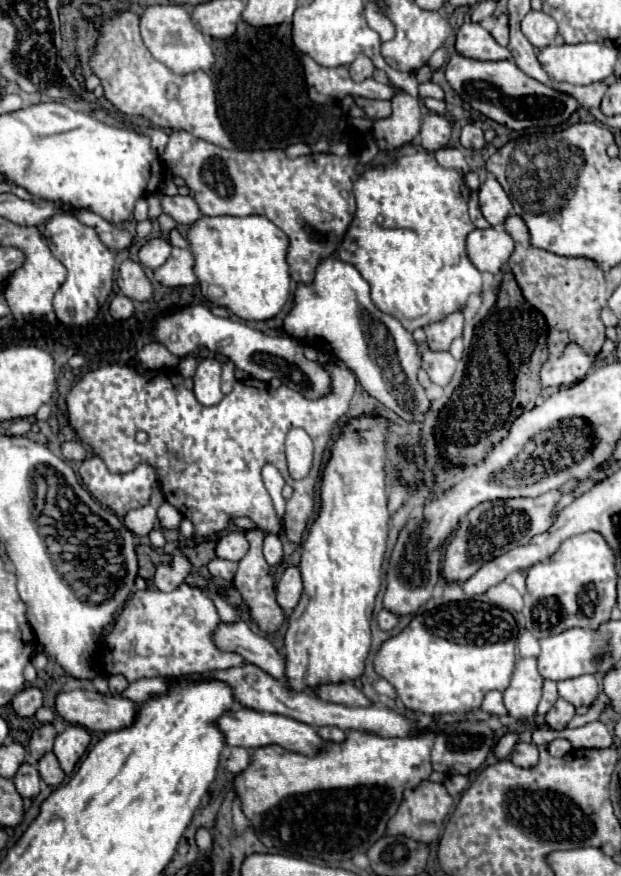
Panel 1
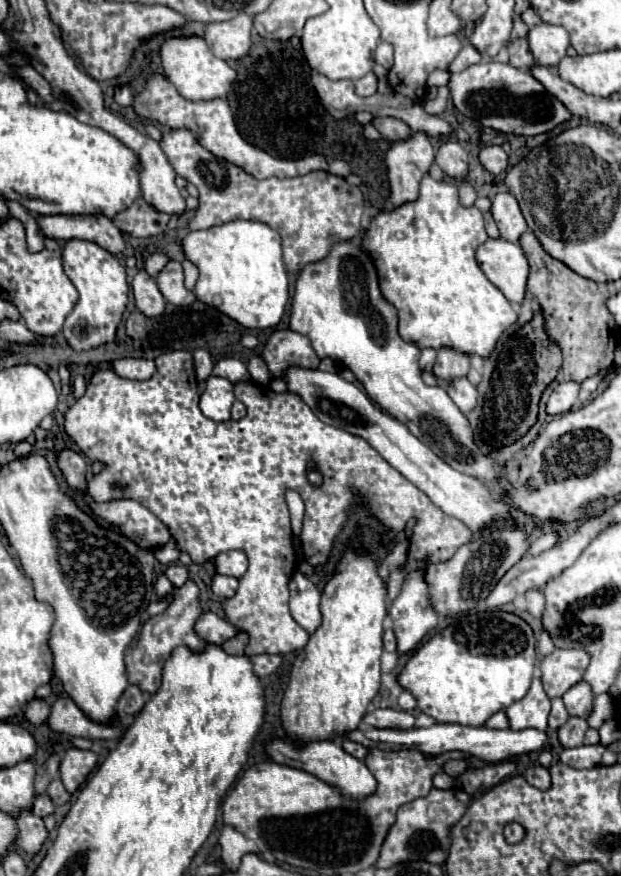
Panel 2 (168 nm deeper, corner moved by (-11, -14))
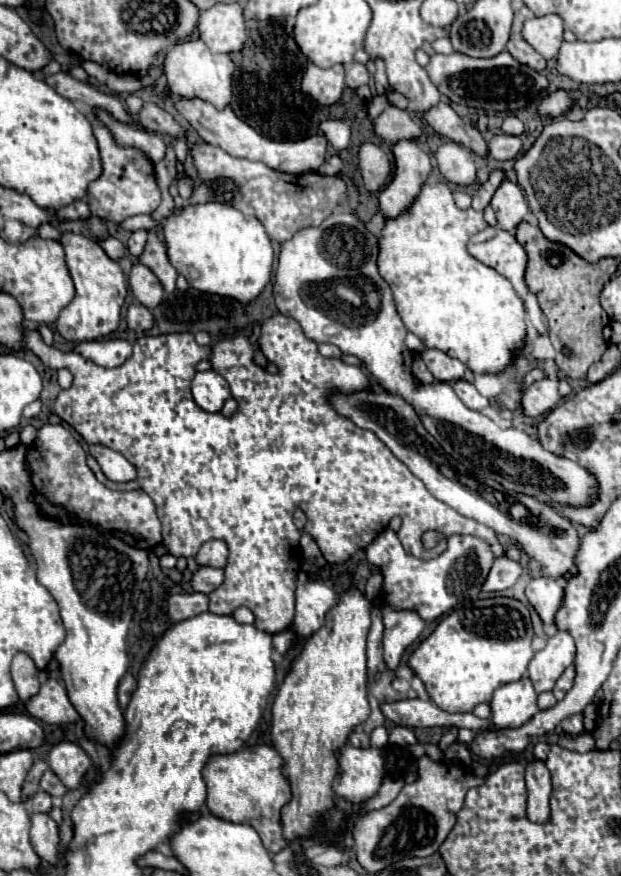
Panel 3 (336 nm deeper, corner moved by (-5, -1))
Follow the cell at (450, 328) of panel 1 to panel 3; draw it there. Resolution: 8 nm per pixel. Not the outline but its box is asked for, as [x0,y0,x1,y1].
[425,349,465,383]

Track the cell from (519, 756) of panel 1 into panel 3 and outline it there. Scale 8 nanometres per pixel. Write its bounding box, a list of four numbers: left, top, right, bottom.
[527,761,551,821]

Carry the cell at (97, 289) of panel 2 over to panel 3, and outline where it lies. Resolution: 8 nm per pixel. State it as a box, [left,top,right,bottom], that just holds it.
[55,233,127,341]

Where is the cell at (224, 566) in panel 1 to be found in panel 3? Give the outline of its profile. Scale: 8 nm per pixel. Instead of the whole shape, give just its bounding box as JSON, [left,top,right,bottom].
[191,567,223,593]

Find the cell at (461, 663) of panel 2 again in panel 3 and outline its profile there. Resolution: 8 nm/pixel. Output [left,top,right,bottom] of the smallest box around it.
[409,597,533,713]

